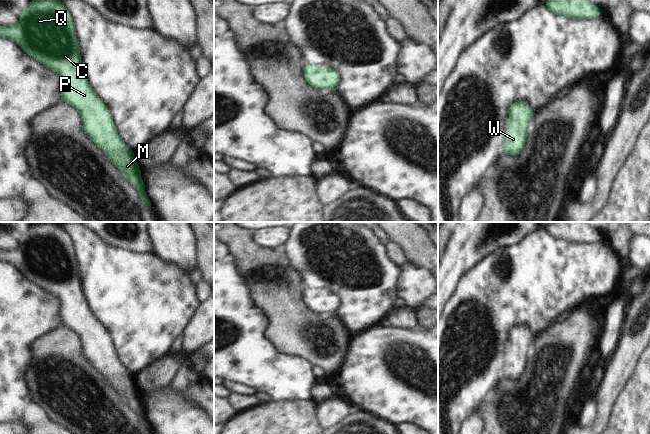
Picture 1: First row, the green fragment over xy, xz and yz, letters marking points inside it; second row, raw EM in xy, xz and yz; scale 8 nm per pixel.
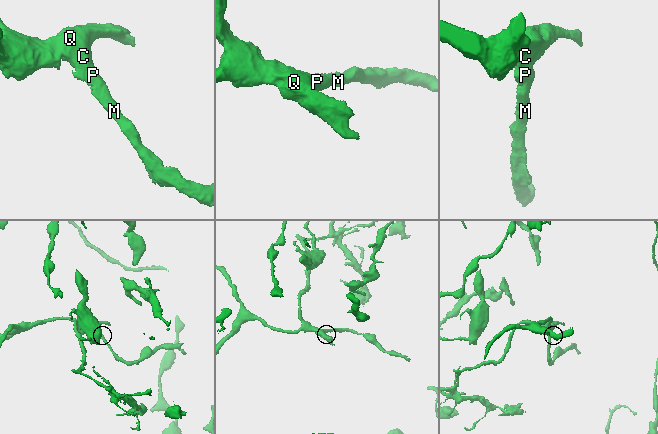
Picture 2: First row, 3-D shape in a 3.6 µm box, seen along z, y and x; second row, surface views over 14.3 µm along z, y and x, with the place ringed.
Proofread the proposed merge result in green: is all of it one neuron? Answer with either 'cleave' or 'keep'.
keep

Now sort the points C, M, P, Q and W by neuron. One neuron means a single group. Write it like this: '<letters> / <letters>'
C M P Q W

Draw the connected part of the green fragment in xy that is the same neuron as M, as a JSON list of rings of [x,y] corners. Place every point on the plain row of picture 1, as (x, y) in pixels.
[[[35,222],[21,236],[17,247],[0,250],[0,262],[15,266],[26,278],[56,297],[60,302],[61,324],[78,335],[83,353],[89,357],[90,363],[138,414],[143,428],[151,434],[151,427],[145,417],[140,390],[134,376],[119,361],[110,335],[92,313],[82,292],[76,253],[66,230],[57,222]]]

